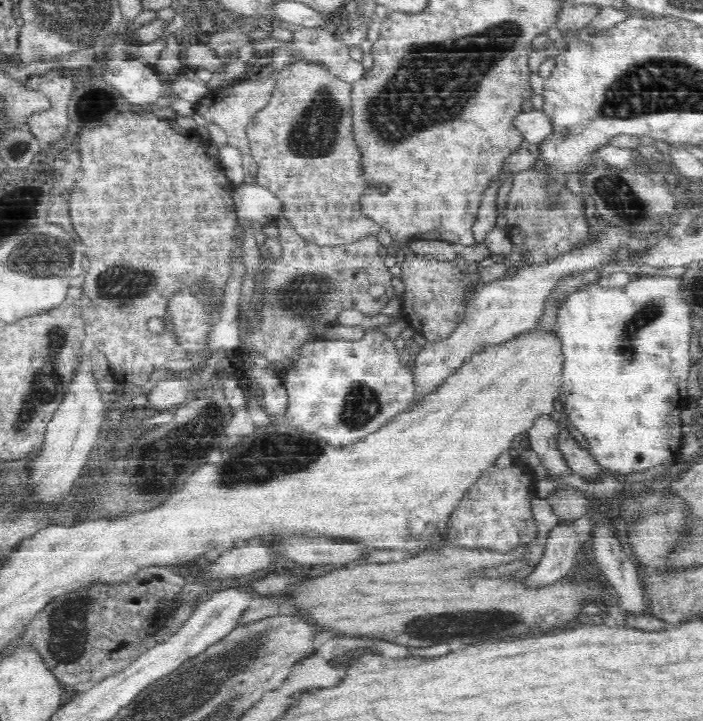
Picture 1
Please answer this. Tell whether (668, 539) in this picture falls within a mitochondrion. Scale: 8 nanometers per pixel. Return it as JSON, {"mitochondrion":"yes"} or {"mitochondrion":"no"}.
{"mitochondrion":"no"}

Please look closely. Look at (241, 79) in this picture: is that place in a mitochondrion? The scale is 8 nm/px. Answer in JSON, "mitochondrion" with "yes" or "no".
{"mitochondrion":"no"}

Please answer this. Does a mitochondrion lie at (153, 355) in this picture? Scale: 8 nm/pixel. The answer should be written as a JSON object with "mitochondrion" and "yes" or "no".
{"mitochondrion":"no"}

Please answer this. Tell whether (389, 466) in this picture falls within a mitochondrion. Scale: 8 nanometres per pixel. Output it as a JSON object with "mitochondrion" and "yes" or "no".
{"mitochondrion":"no"}

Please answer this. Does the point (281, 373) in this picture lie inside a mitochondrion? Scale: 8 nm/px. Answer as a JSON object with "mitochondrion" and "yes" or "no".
{"mitochondrion":"no"}

